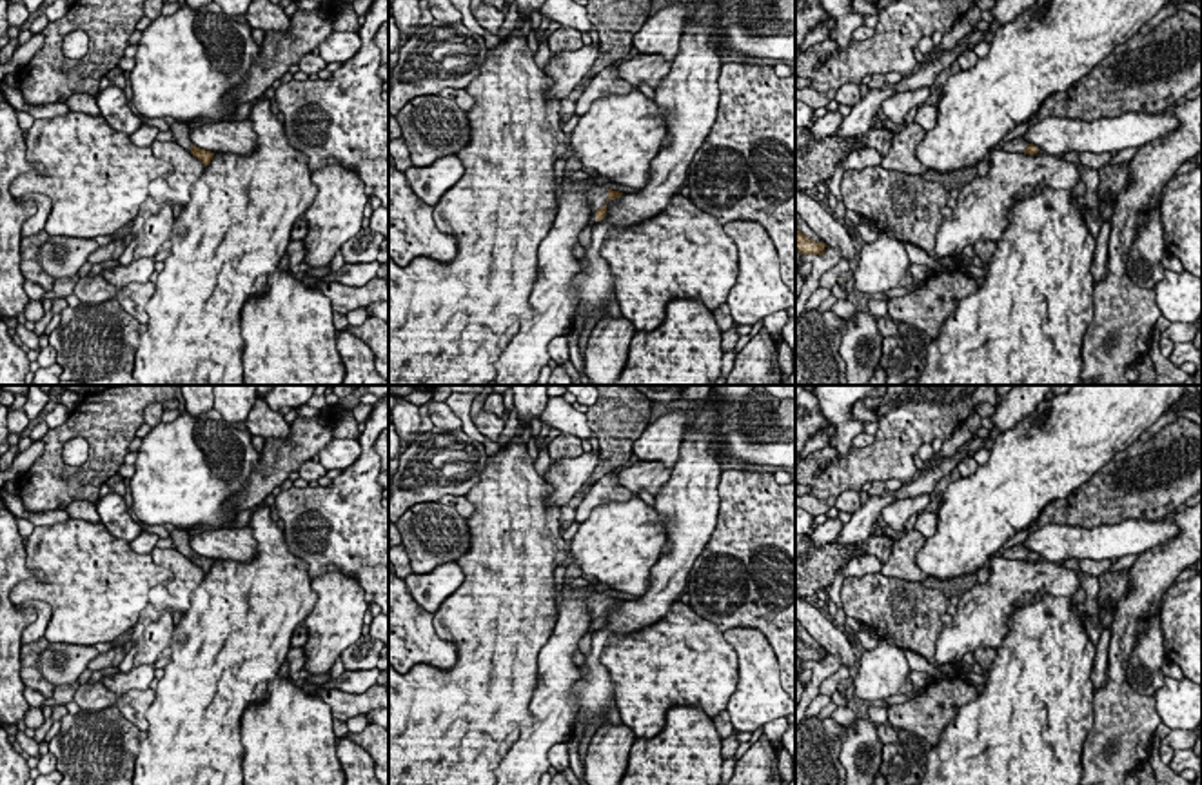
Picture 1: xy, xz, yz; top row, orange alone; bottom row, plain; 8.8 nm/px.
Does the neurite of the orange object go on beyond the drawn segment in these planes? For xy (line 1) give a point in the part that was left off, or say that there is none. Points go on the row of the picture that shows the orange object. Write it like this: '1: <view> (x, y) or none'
1: none

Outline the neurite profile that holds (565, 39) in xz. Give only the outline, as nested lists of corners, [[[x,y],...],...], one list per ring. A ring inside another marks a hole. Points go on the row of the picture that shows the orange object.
[[[561,25],[548,35],[548,47],[552,53],[577,51],[583,45],[581,33],[572,27]]]

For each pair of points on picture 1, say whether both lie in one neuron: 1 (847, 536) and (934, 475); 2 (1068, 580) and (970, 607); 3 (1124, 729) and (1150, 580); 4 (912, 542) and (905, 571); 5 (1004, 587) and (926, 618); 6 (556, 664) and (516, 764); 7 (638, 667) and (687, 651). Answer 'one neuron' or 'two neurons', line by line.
1: one neuron
2: one neuron
3: one neuron
4: one neuron
5: two neurons
6: one neuron
7: one neuron

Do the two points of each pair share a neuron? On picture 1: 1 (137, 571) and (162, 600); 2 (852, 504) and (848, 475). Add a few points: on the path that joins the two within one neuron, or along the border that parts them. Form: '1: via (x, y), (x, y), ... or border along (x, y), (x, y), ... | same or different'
1: border along (151, 555), (167, 575), (149, 591), (147, 602) | different
2: border along (857, 491), (841, 491), (836, 496) | different

